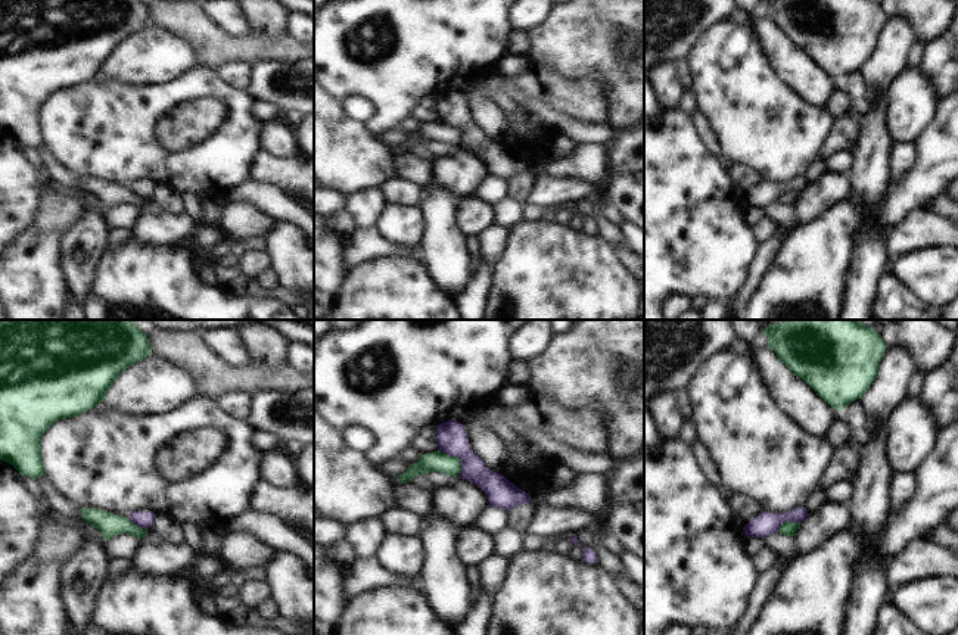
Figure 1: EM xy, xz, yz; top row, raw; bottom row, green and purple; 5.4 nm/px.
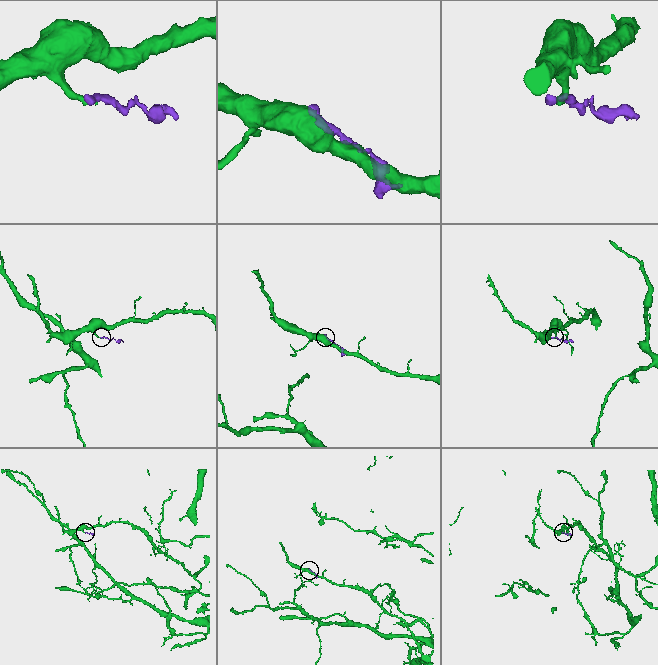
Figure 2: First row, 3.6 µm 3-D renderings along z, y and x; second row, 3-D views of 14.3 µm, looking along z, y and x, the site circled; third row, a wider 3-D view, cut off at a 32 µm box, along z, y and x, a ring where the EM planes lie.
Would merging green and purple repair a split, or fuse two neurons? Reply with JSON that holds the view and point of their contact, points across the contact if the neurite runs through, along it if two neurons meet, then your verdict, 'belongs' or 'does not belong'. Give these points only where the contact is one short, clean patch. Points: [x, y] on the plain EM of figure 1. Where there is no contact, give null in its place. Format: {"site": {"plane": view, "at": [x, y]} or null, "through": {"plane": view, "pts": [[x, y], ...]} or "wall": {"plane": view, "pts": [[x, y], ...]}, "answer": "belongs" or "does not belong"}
{"site": {"plane": "xz", "at": [459, 128]}, "wall": {"plane": "xz", "pts": [[439, 120], [460, 130], [459, 146]]}, "answer": "does not belong"}

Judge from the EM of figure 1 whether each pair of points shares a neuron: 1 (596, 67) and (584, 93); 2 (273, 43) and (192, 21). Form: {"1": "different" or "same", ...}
{"1": "different", "2": "same"}

